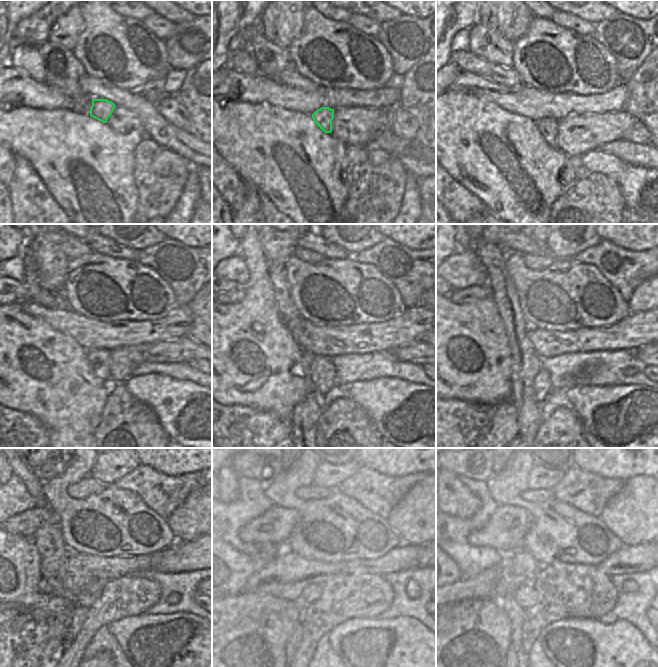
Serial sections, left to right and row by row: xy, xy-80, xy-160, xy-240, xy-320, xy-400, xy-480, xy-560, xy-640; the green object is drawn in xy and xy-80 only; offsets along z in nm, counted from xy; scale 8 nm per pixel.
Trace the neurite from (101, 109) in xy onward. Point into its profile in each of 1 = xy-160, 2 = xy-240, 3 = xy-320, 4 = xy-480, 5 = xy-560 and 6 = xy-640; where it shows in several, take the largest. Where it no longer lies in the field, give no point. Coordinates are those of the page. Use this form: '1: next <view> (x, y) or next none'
1: next xy-160 (548, 127)
2: next xy-240 (99, 359)
3: next xy-320 (322, 372)
4: next xy-480 (79, 614)
5: next xy-560 (294, 639)
6: next xy-640 (511, 651)

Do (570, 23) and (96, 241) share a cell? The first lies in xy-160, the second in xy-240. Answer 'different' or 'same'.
same

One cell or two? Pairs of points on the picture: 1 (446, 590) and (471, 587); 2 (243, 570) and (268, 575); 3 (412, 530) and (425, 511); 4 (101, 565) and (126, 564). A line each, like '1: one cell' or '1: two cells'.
1: one cell
2: two cells
3: one cell
4: one cell

